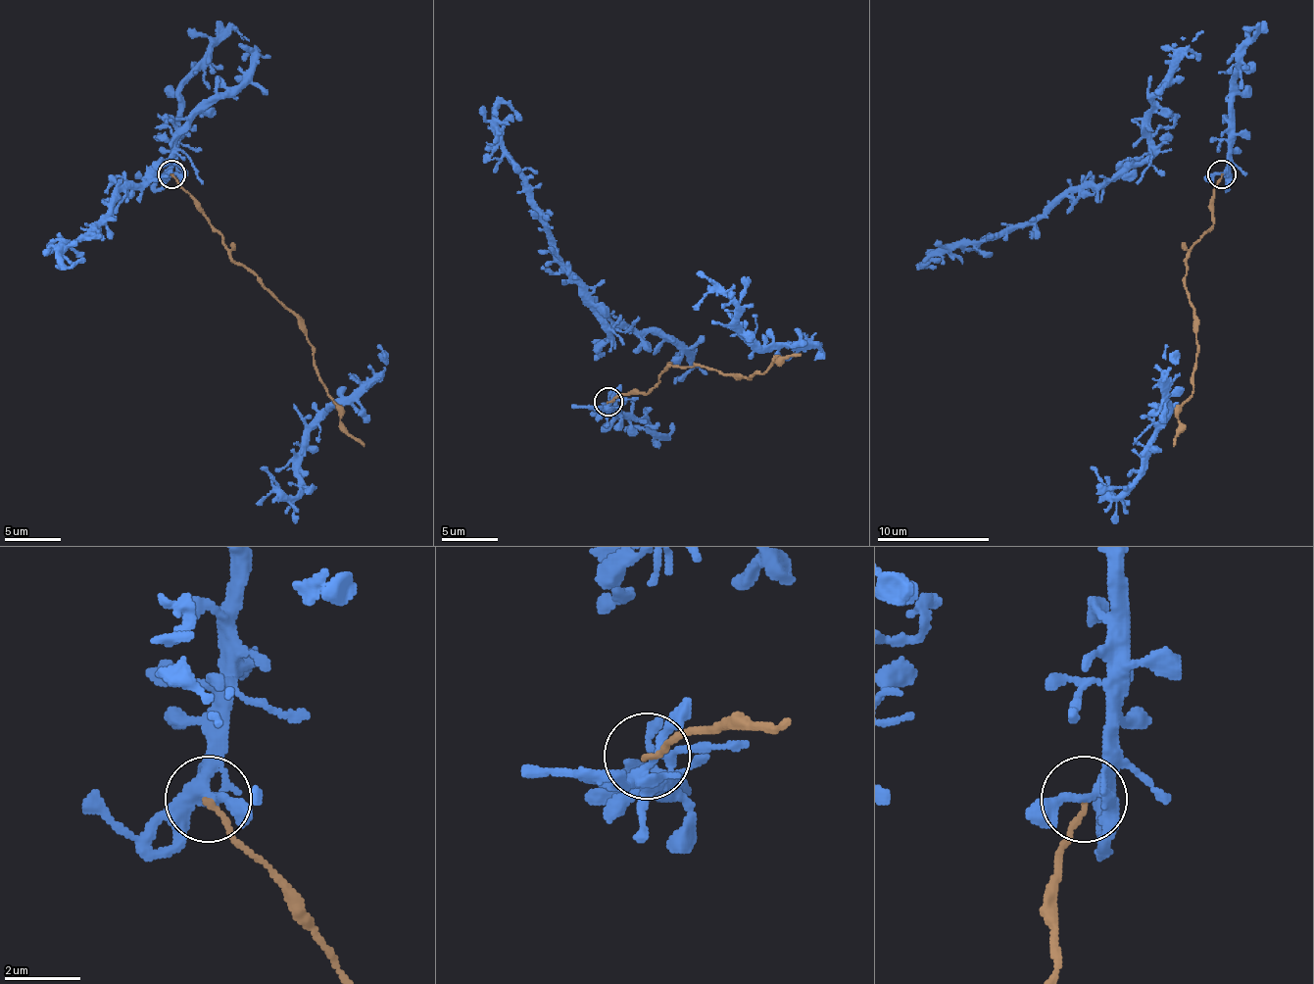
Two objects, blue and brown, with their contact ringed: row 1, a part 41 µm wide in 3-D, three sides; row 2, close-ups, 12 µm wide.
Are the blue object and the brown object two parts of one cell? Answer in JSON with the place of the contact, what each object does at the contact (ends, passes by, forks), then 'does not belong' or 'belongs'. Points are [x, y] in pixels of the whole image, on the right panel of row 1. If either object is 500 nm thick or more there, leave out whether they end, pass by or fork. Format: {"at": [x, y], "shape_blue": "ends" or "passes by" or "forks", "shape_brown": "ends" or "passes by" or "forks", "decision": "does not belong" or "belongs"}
{"at": [1221, 173], "shape_blue": "forks", "shape_brown": "ends", "decision": "does not belong"}

